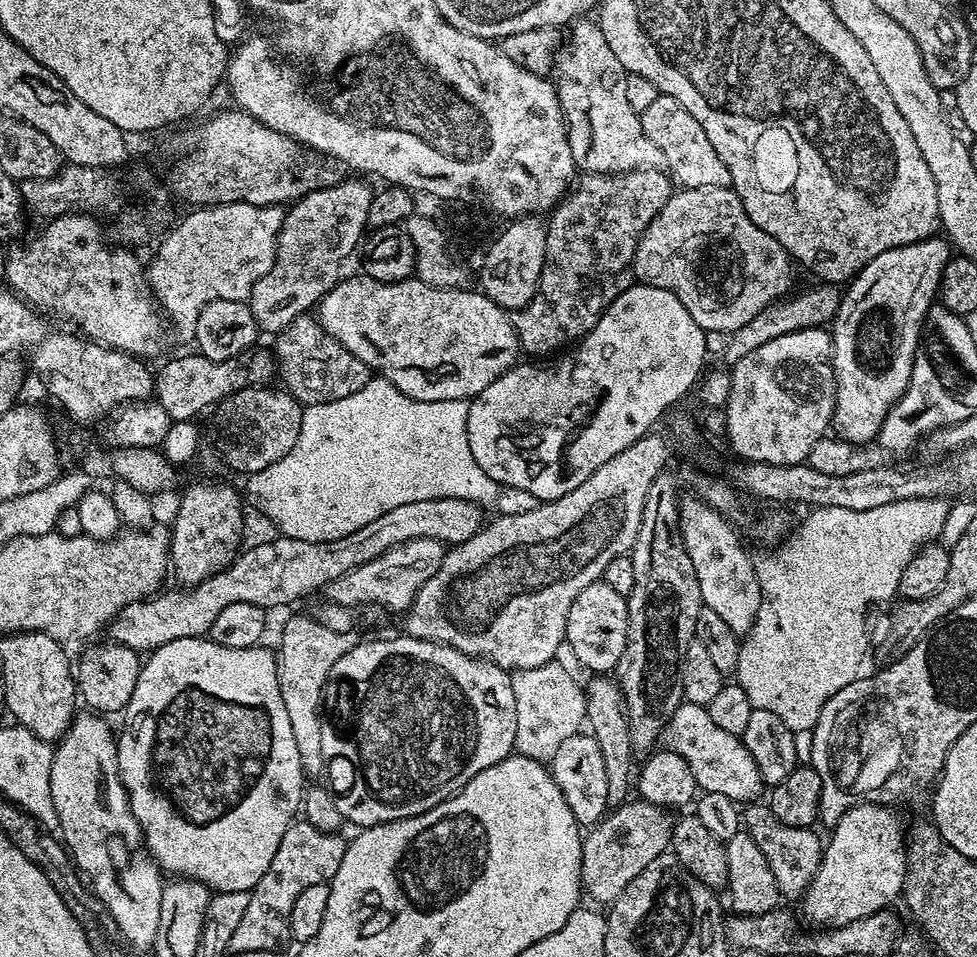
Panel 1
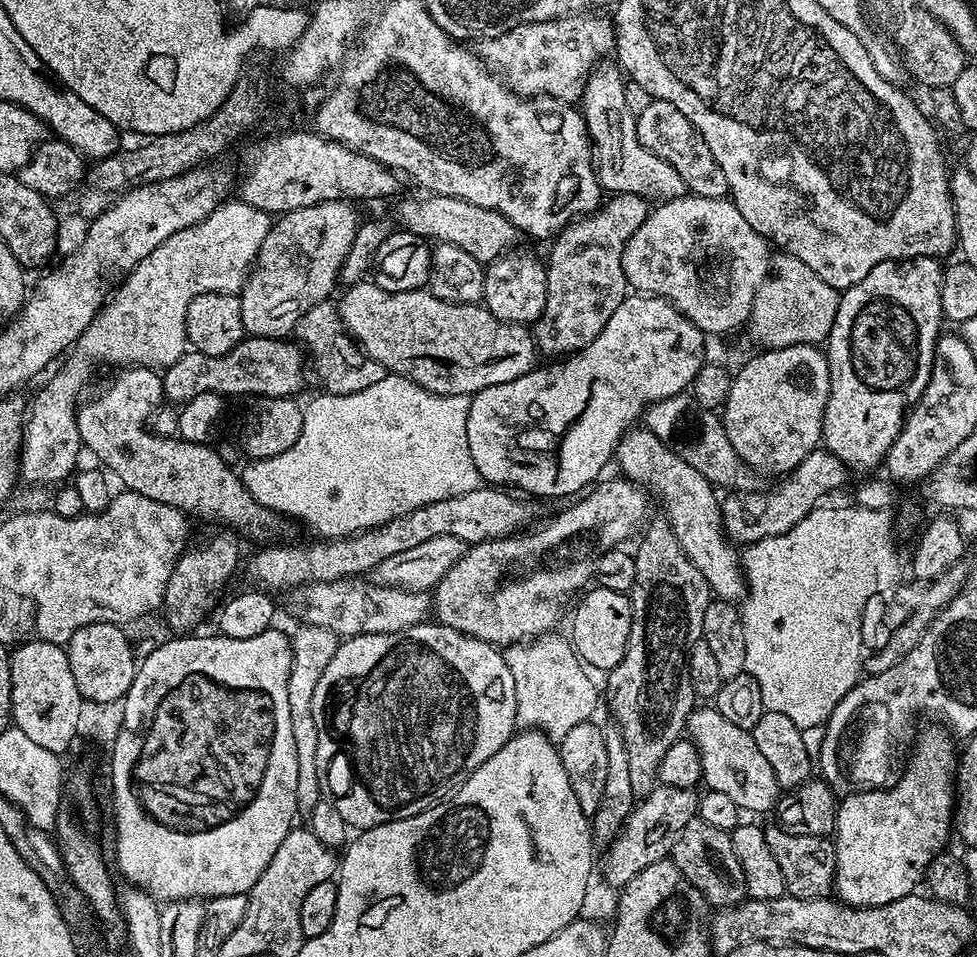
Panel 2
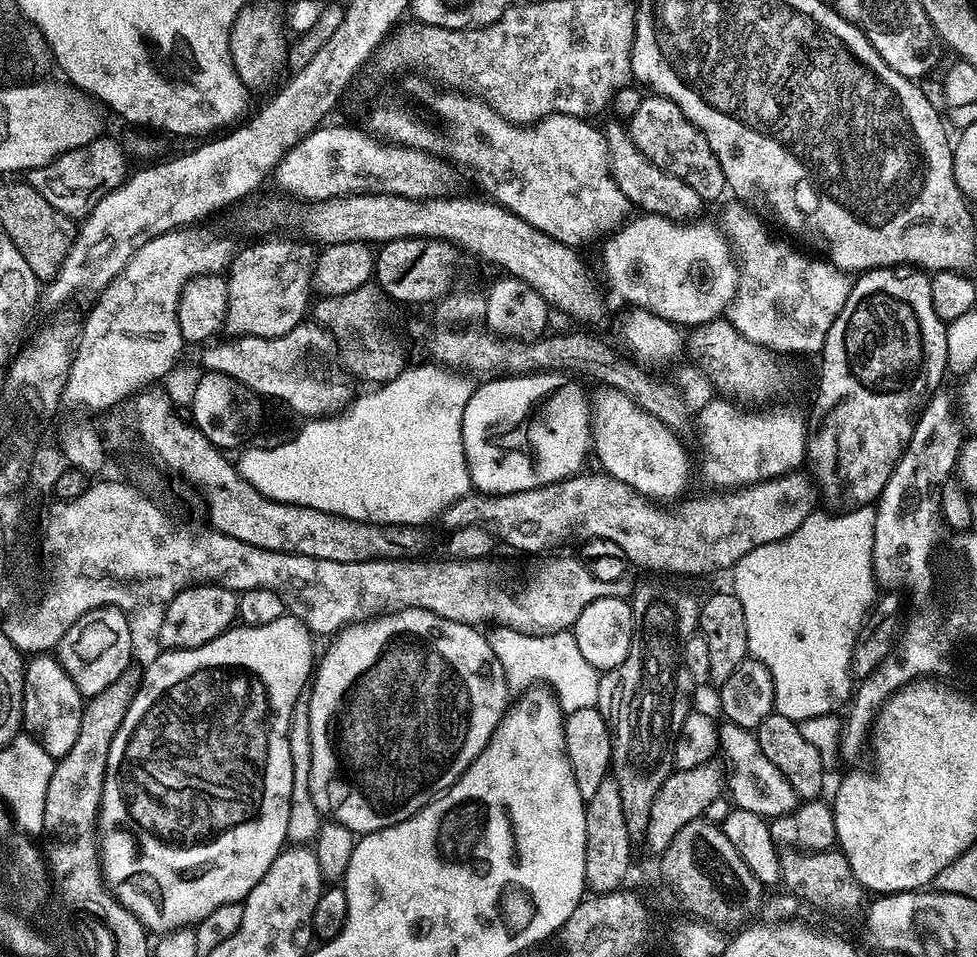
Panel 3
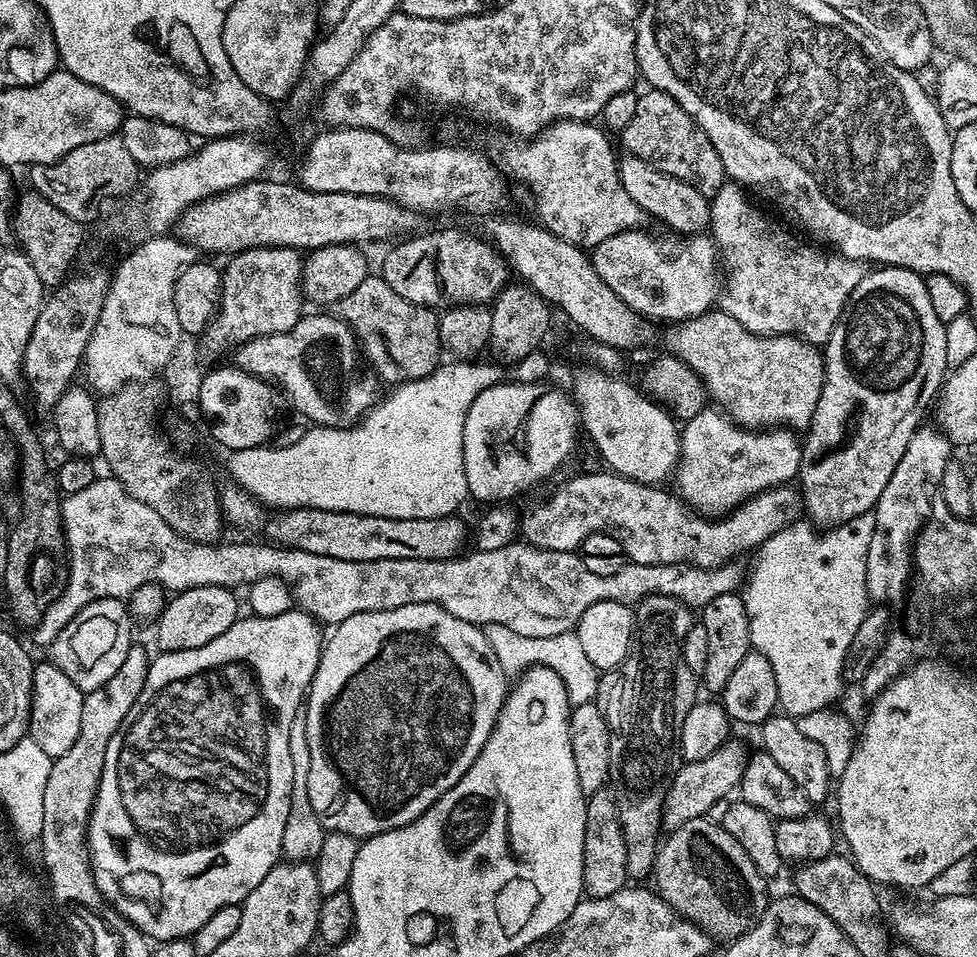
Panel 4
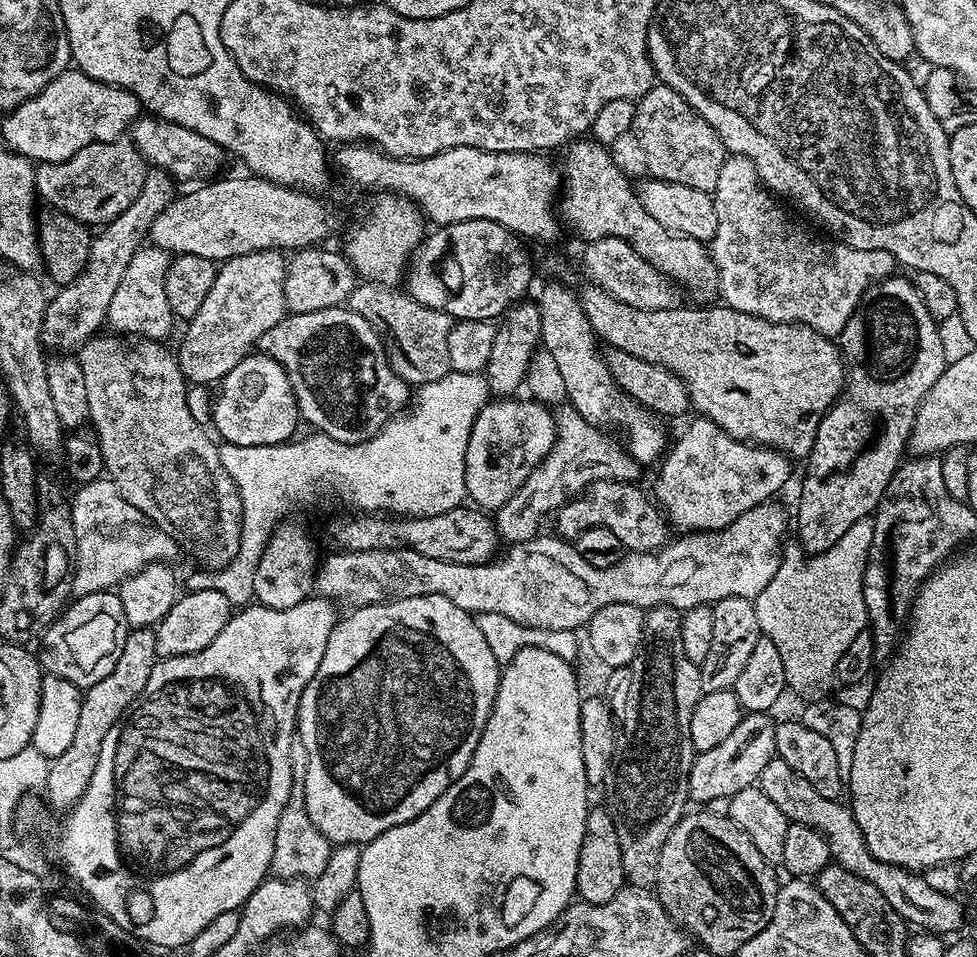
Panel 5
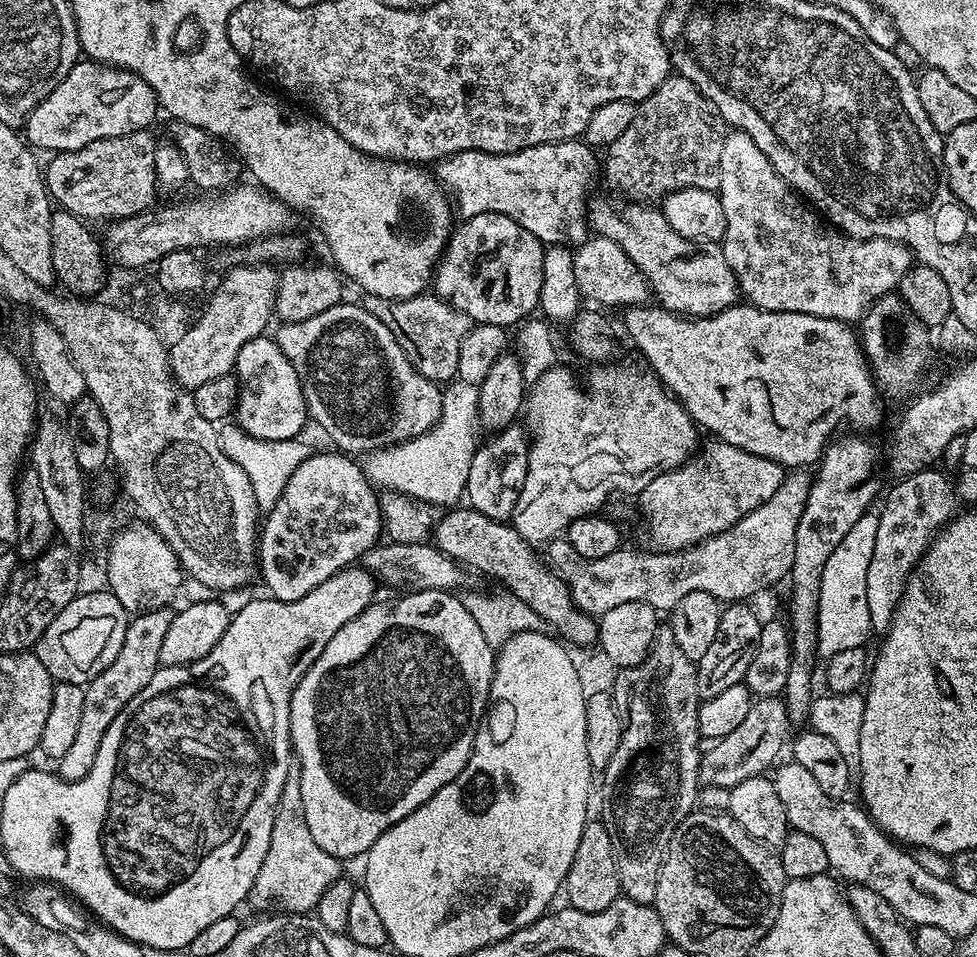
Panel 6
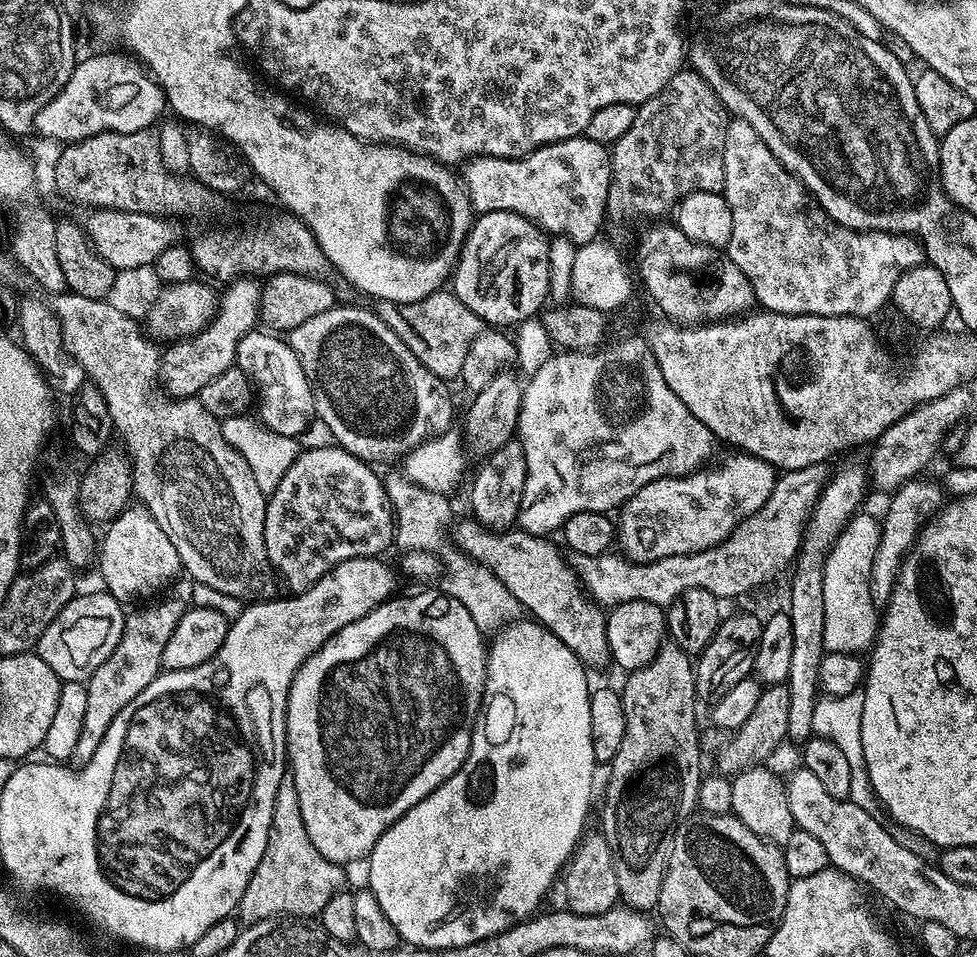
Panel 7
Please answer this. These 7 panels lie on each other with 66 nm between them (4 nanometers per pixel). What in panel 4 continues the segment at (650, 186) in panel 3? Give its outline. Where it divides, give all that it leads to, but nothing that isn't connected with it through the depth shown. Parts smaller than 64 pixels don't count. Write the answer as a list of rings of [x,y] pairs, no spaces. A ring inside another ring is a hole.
[[[625,155],[619,161],[620,181],[626,186],[626,194],[638,202],[645,217],[661,220],[668,228],[680,234],[700,234],[711,225],[712,206],[709,197],[703,196],[692,184],[674,178],[670,174],[662,174],[654,170],[652,164],[642,162],[642,158]]]

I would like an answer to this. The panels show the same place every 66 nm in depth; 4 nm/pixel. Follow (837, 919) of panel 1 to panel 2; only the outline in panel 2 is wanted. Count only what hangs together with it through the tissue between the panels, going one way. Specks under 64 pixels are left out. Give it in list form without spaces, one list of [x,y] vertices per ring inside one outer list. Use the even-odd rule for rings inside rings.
[[[940,732],[928,733],[917,744],[904,772],[902,768],[891,786],[854,792],[839,801],[834,833],[834,892],[839,903],[850,908],[873,908],[913,895],[925,879],[930,865],[945,851],[948,831],[951,833],[954,828],[954,805],[958,799],[958,748],[952,745],[954,740],[951,735]]]

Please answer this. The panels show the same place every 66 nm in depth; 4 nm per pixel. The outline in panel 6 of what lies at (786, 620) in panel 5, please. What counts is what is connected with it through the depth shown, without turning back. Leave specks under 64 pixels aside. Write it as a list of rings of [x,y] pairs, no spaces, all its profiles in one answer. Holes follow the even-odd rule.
[[[875,511],[865,512],[838,546],[826,558],[826,566],[820,578],[818,594],[818,644],[821,657],[838,654],[838,650],[859,648],[872,632],[870,605],[866,602],[866,570],[870,570],[870,558],[874,558],[874,538],[878,538],[879,515]]]

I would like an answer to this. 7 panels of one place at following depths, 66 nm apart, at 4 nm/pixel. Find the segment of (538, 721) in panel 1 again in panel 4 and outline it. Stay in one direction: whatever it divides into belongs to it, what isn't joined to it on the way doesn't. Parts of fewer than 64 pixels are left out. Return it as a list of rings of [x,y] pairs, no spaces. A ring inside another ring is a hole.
[[[488,623],[483,625],[483,629],[484,637],[490,642],[491,650],[498,658],[505,676],[514,678],[530,667],[548,667],[562,677],[569,701],[573,705],[591,703],[596,698],[600,672],[583,653],[582,642],[579,641],[575,631],[552,635],[550,638],[526,638],[525,635],[515,633],[502,623]]]

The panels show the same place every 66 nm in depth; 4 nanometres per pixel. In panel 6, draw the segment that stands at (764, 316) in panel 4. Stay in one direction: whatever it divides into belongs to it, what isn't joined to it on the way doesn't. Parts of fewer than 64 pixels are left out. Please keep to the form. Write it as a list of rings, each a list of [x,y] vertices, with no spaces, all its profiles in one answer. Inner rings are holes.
[[[744,148],[744,152],[748,152],[748,164],[744,164],[744,168],[736,164],[736,156],[740,156],[740,152],[732,152],[732,156],[722,152],[718,195],[722,202],[722,214],[726,214],[722,241],[724,258],[729,270],[736,276],[743,299],[753,308],[856,322],[879,296],[889,295],[913,268],[914,253],[905,244],[882,238],[859,240],[847,236],[839,228],[825,222],[815,207],[809,206],[797,195],[792,185],[772,169],[768,156],[762,154],[762,150],[752,152],[752,148]]]

